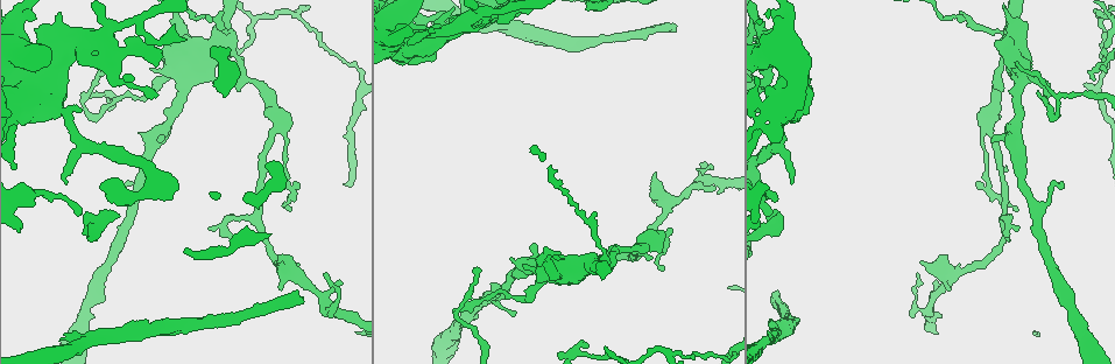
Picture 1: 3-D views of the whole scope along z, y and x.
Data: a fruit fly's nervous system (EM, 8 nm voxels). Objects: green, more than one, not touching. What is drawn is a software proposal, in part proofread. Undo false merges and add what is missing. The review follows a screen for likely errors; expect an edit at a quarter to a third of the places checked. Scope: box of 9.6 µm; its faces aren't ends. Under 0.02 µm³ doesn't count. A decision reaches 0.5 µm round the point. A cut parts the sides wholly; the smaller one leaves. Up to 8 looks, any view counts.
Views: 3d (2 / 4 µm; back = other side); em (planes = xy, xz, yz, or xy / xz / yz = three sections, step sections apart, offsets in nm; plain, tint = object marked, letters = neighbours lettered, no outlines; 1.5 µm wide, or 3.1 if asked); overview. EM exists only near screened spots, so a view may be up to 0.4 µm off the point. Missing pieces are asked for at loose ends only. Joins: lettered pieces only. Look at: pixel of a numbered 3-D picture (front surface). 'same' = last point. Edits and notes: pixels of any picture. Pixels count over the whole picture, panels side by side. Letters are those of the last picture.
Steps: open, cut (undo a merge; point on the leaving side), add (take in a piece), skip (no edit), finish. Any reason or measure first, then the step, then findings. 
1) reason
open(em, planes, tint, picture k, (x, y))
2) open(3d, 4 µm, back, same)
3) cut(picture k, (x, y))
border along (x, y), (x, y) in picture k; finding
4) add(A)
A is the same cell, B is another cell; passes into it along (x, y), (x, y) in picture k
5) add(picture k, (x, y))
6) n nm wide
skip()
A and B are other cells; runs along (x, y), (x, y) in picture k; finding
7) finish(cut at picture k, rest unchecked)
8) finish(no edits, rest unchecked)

branch stops here
open(3d, 4 µm, picture 1, (85, 219))

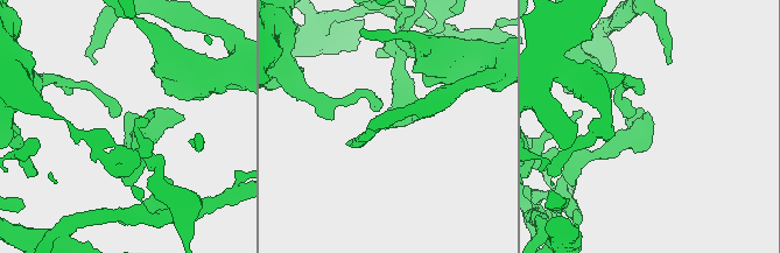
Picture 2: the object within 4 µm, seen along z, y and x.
open(em, planes, tint, picture 2, (651, 117))

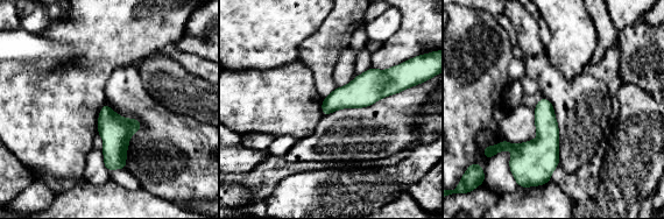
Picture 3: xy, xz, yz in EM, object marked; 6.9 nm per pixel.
open(em, planes, letters, same)

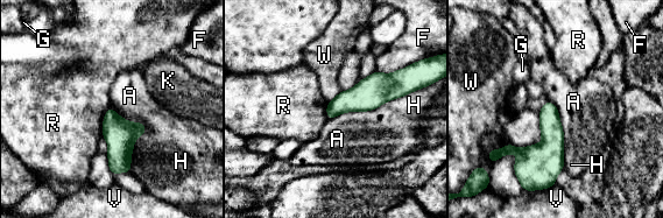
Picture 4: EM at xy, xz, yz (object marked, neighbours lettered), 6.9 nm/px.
160 nm wide
skip()
A, F, G, H, K, R, V and W are other cells; border along (376, 108), (344, 112), (329, 120) in picture 4; no lettered piece goes on from it

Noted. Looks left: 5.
sudden change in width
open(3d, 4 µm, picture 1, (54, 106))

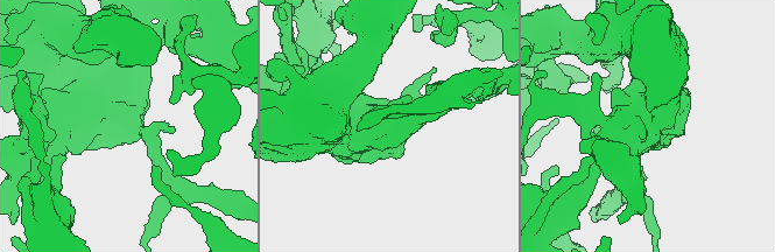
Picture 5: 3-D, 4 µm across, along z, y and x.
now the EM
open(em, planes, tint, picture 5, (129, 124))

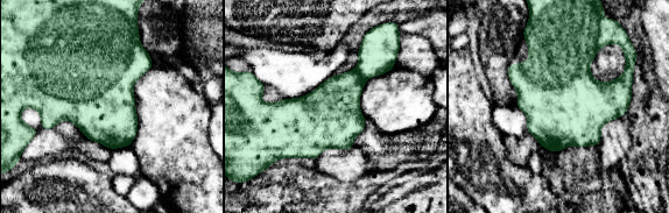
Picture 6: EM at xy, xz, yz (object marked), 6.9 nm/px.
open(em, planes, letters, same)

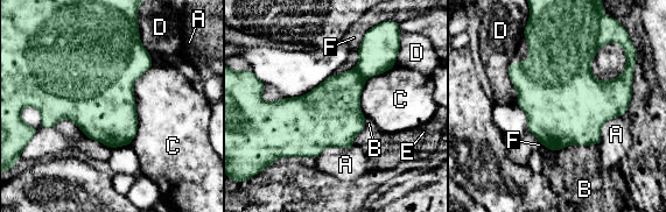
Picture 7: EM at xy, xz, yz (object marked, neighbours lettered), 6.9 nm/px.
cut(picture 7, (336, 100))
A, B, C, D, E and F are other cells; border along (356, 69), (365, 78) in picture 7; two neurons meet here

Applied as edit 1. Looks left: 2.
free end
open(em, yz, step 4, letters, picture 1, (586, 345))

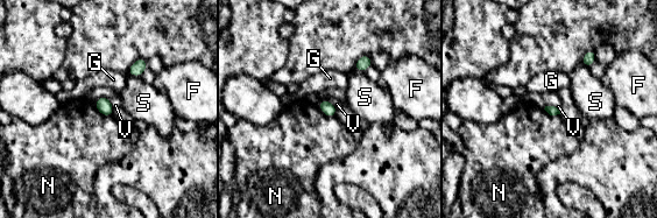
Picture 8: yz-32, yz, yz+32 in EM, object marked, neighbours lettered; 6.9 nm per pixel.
another direction
open(em, planes, letters, same)

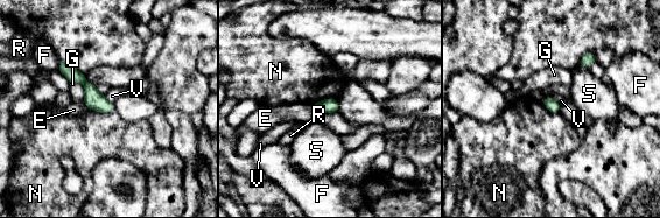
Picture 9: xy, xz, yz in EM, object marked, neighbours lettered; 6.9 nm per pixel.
skip()
E, F, G, N, R, S and V are other cells; runs along (61, 65), (111, 108) in picture 9; none of them fits

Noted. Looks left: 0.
finish(cut at picture 7, rest unchecked)

